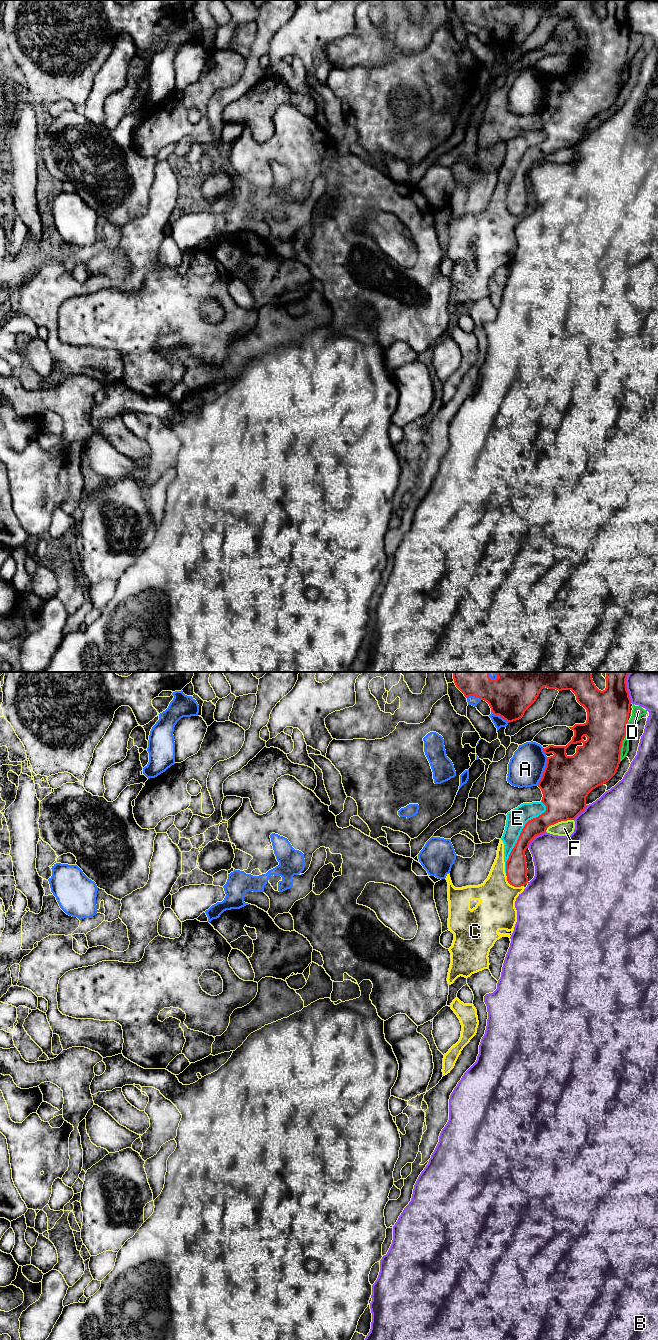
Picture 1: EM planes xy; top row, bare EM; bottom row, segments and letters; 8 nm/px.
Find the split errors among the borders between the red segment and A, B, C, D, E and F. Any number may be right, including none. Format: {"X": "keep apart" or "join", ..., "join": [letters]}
{"A": "keep apart", "B": "keep apart", "C": "keep apart", "D": "keep apart", "E": "keep apart", "F": "keep apart", "join": []}

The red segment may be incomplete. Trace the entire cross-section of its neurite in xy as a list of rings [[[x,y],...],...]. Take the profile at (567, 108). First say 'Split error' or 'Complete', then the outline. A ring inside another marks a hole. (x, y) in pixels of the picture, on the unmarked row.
Complete. [[[453,0],[453,7],[456,15],[466,26],[475,24],[486,29],[491,40],[499,43],[508,51],[521,47],[544,15],[558,19],[571,18],[577,30],[587,40],[587,48],[584,52],[569,55],[574,59],[574,64],[566,74],[549,73],[543,76],[545,82],[554,82],[547,85],[546,95],[537,113],[542,119],[541,130],[546,134],[546,139],[525,152],[506,190],[508,211],[514,215],[521,215],[529,211],[525,179],[530,170],[536,164],[545,161],[549,154],[561,149],[574,148],[587,135],[588,122],[596,115],[608,110],[616,102],[621,90],[621,75],[626,64],[630,41],[631,27],[626,11],[630,0],[607,0],[606,16],[603,19],[594,12],[592,0],[495,1],[498,5],[496,8],[490,7],[489,0]],[[580,70],[583,73],[577,74],[573,84],[568,84],[566,77],[571,72]]]

